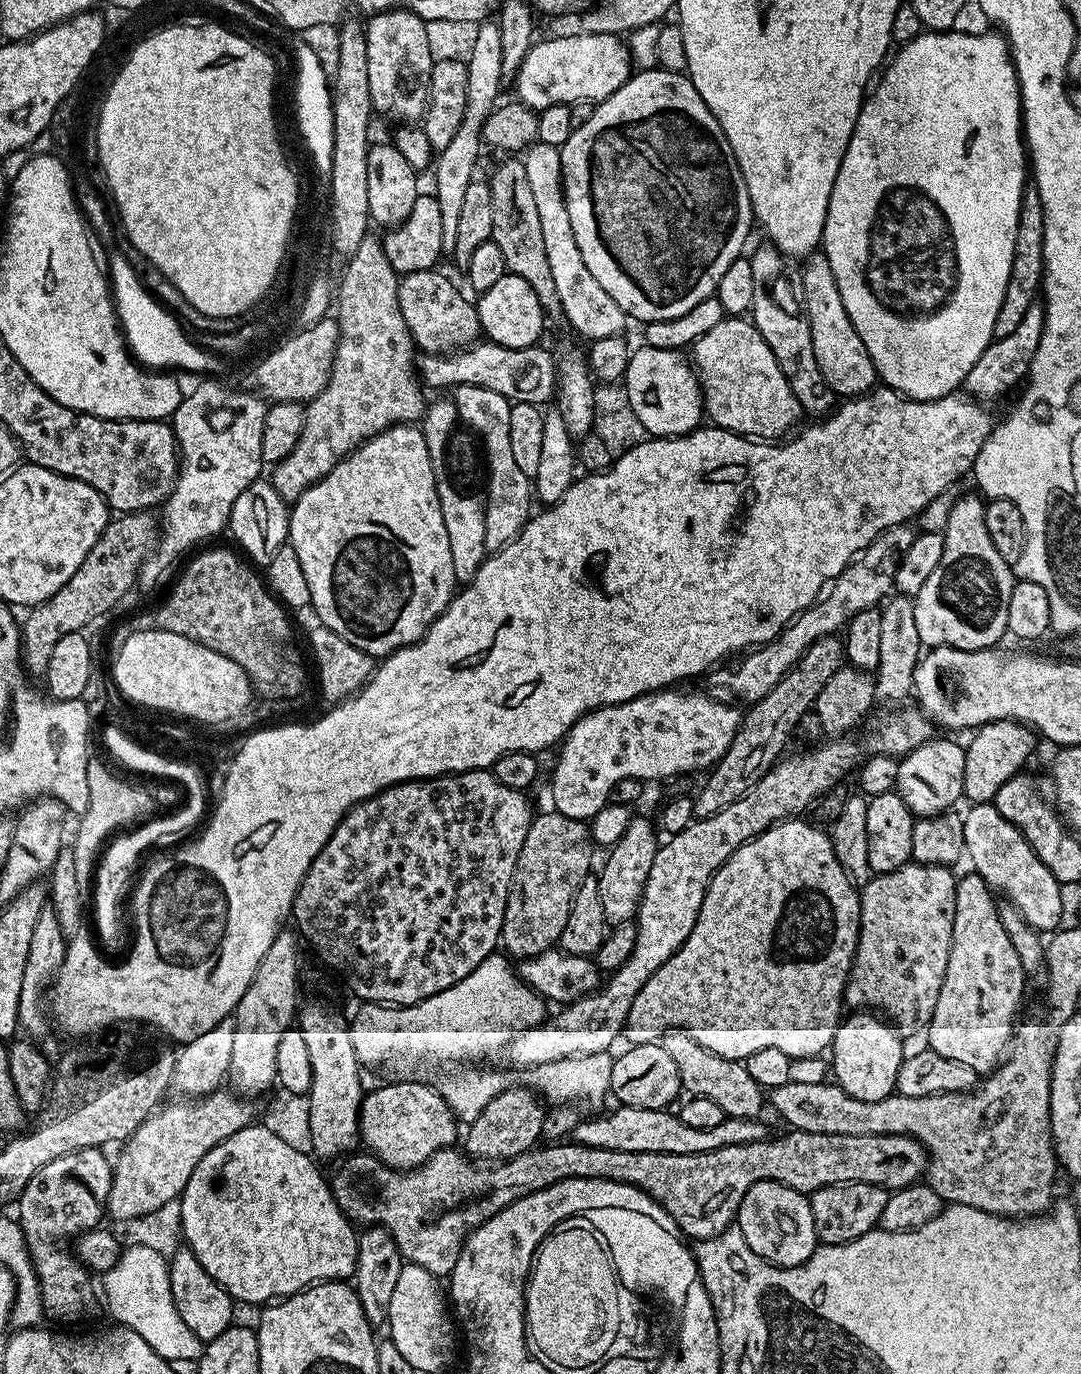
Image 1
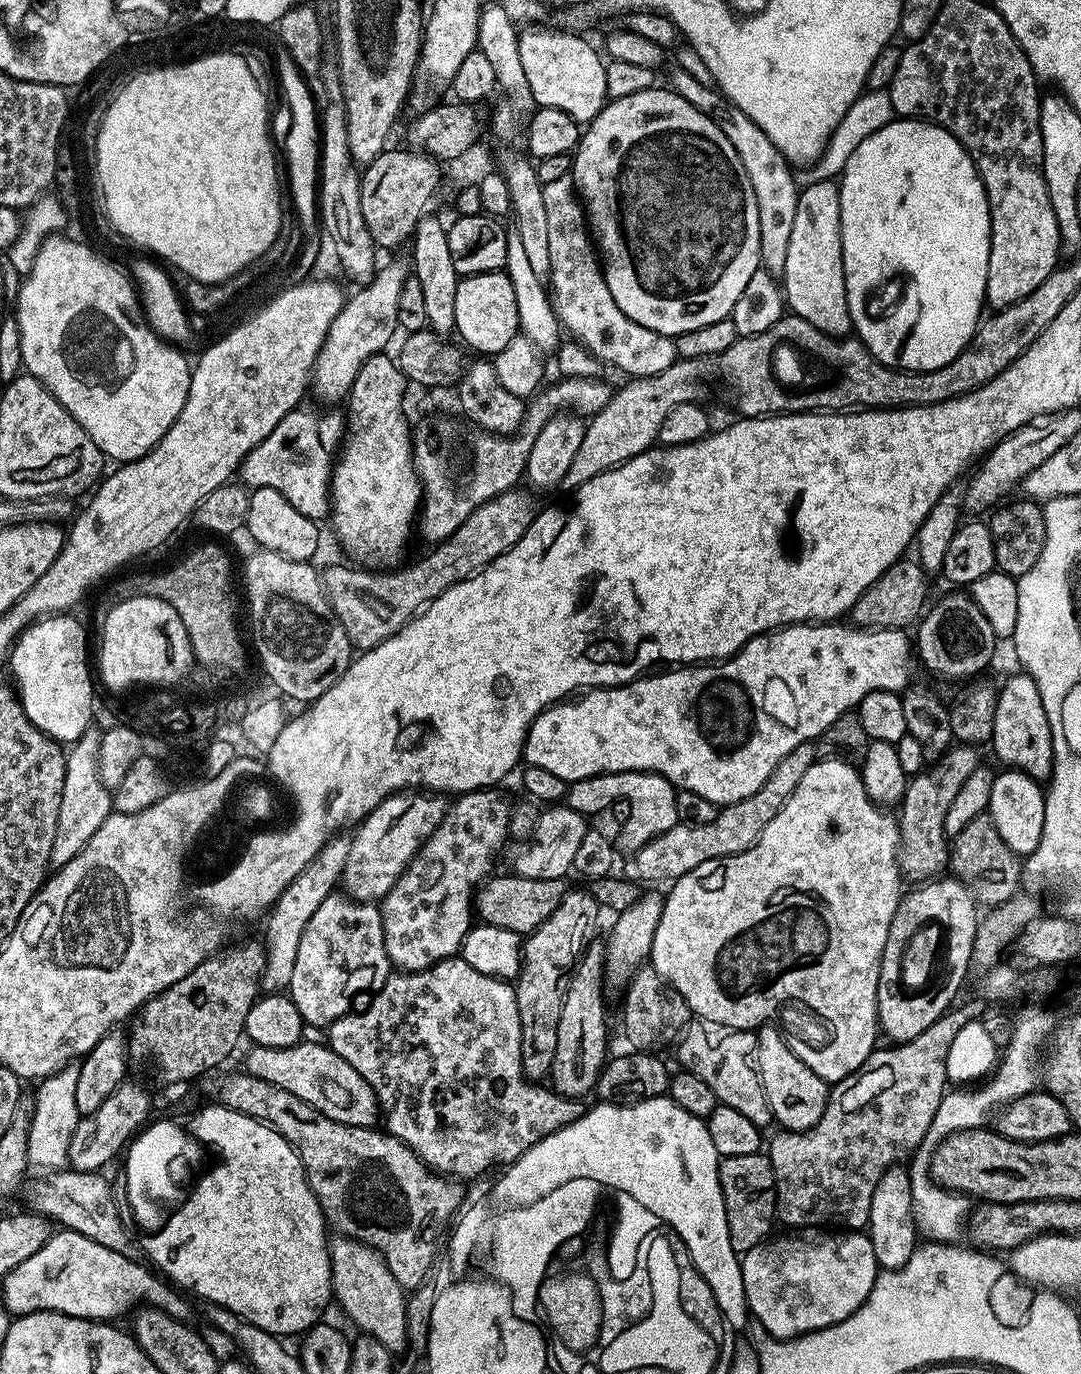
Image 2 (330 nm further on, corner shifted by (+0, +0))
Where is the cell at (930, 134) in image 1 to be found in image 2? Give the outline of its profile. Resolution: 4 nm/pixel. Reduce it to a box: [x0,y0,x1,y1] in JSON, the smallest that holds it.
[838,118,992,372]

